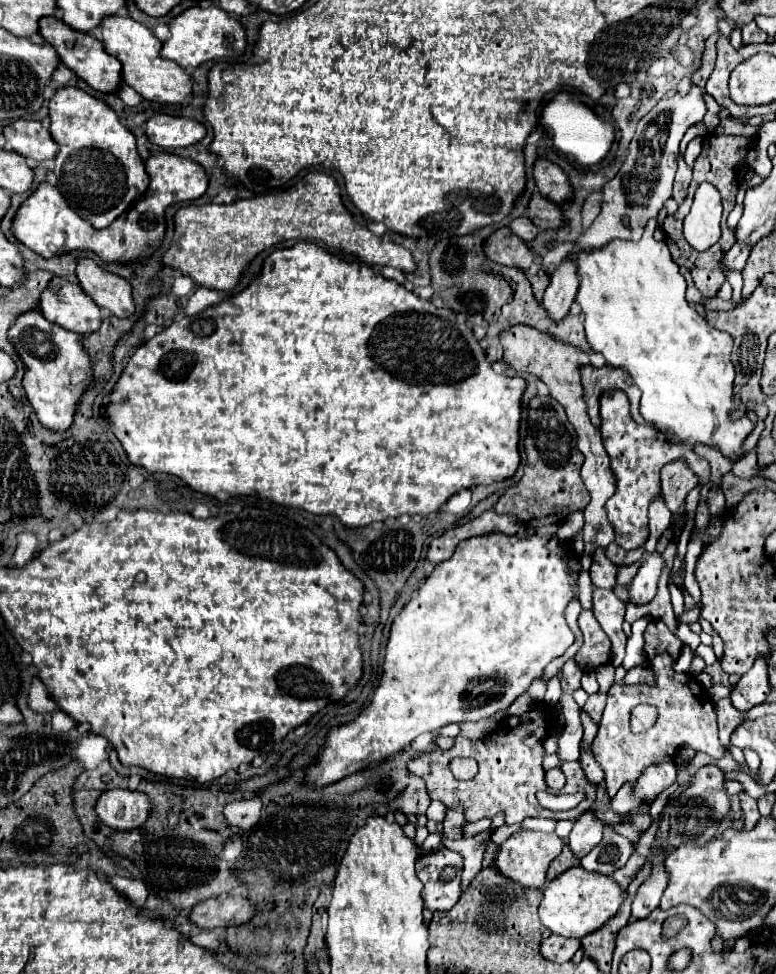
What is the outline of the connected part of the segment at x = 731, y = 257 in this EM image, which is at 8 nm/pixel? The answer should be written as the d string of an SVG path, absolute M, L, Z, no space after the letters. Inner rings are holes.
M737 242L727 254L725 254L725 264L729 266L729 268L733 268L733 270L741 270L743 266L745 266L745 262L747 262L747 258L749 258L749 252L751 252L751 244L741 244L741 242Z

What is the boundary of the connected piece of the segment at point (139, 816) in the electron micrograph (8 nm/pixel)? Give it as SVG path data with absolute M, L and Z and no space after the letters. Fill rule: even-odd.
M107 790L101 794L95 812L115 830L141 828L151 814L151 800L145 792L137 790Z

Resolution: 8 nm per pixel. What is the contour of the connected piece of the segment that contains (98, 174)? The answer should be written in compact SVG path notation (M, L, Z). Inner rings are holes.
M59 88L49 102L49 132L59 144L55 158L57 188L67 204L95 228L109 226L129 210L149 186L149 176L135 146L135 136L99 98L79 88ZM89 148L89 150L87 150Z

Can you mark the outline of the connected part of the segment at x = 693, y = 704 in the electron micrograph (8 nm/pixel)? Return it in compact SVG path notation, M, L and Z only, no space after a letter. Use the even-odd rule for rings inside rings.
M651 620L645 630L645 652L649 652L657 684L613 684L607 692L607 706L599 722L599 732L593 740L593 756L605 772L609 798L613 798L623 784L637 780L637 776L641 776L649 764L661 764L665 760L673 762L679 746L691 746L693 750L705 752L713 758L721 758L725 754L725 748L717 738L717 716L707 690L693 682L689 674L679 674L673 670L673 664L679 658L679 648L681 640L675 638L661 620ZM637 704L651 704L659 710L655 726L643 736L635 736L629 728L629 710Z

